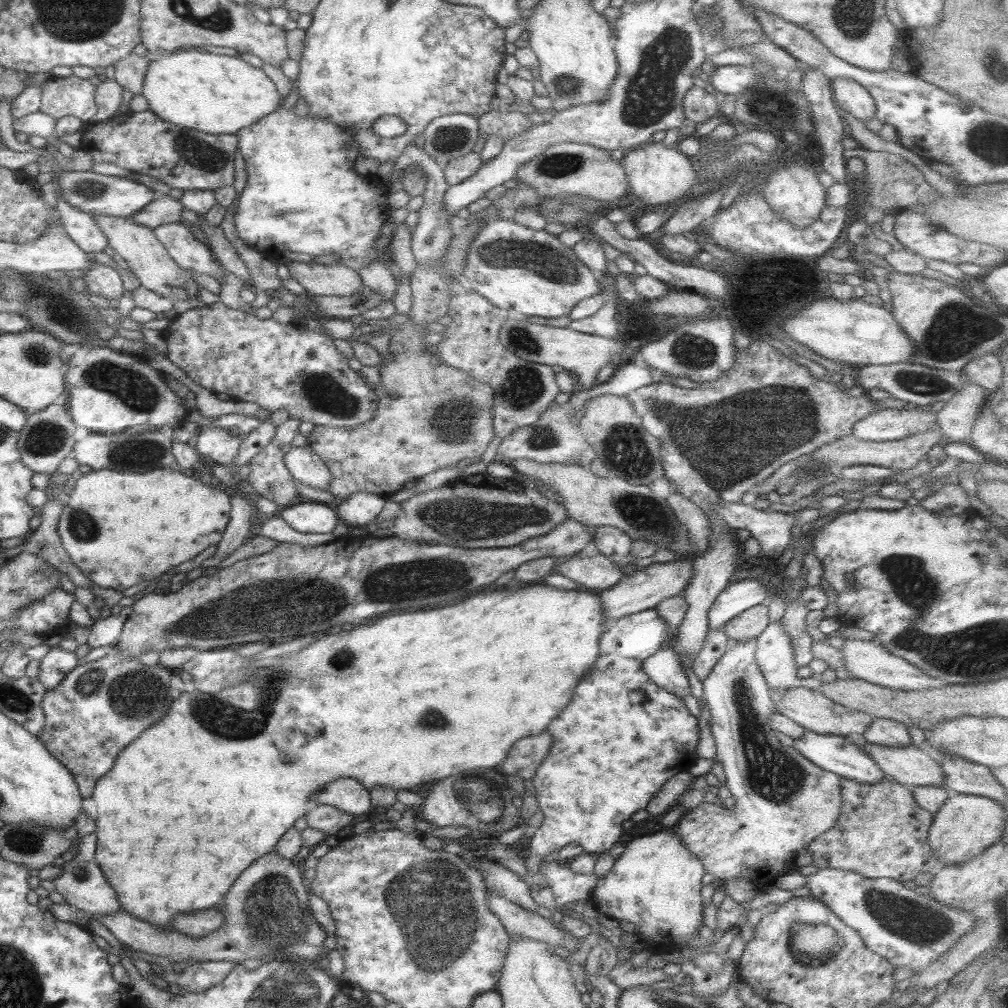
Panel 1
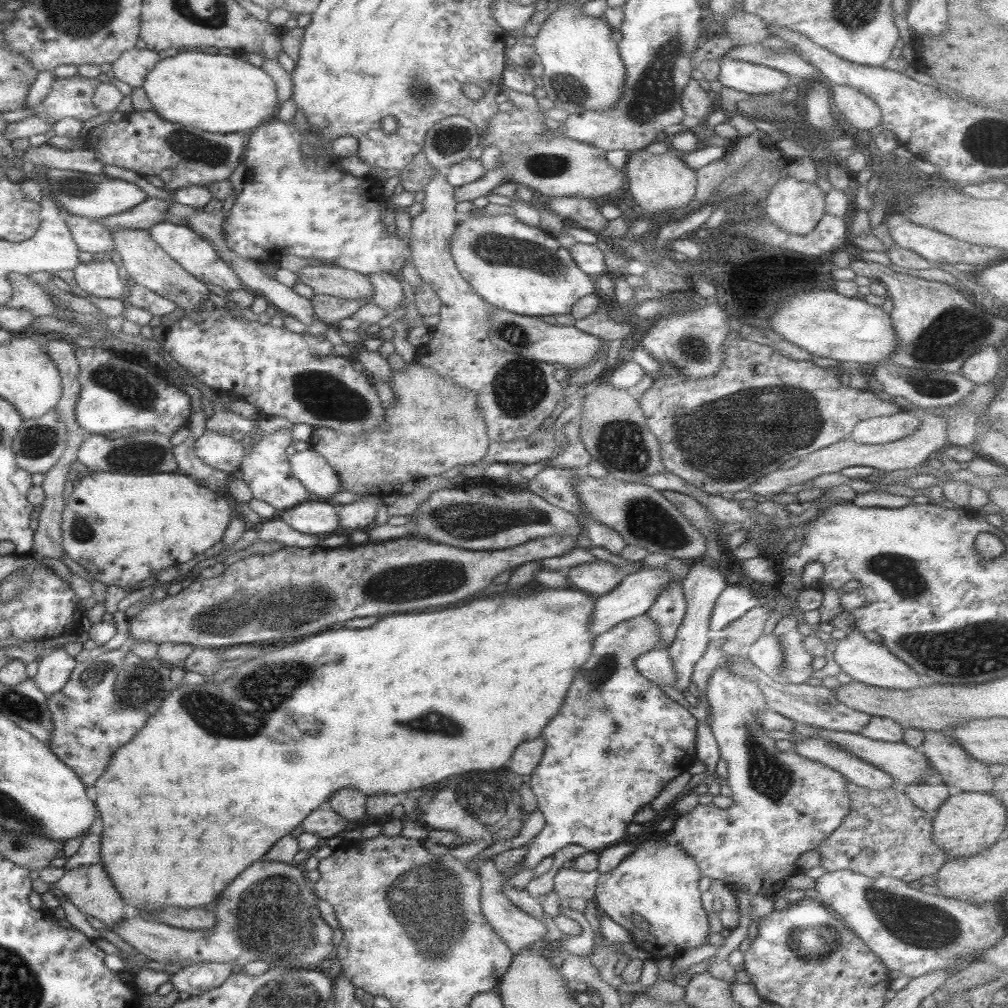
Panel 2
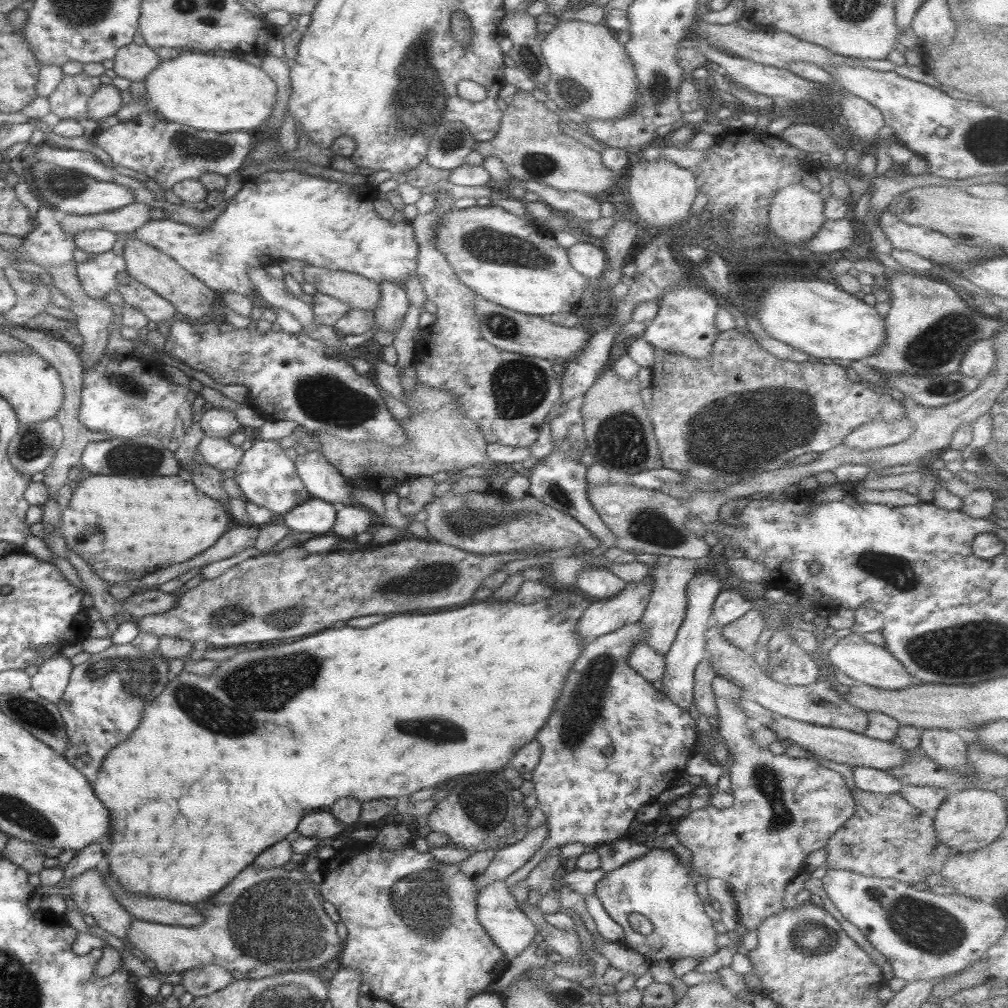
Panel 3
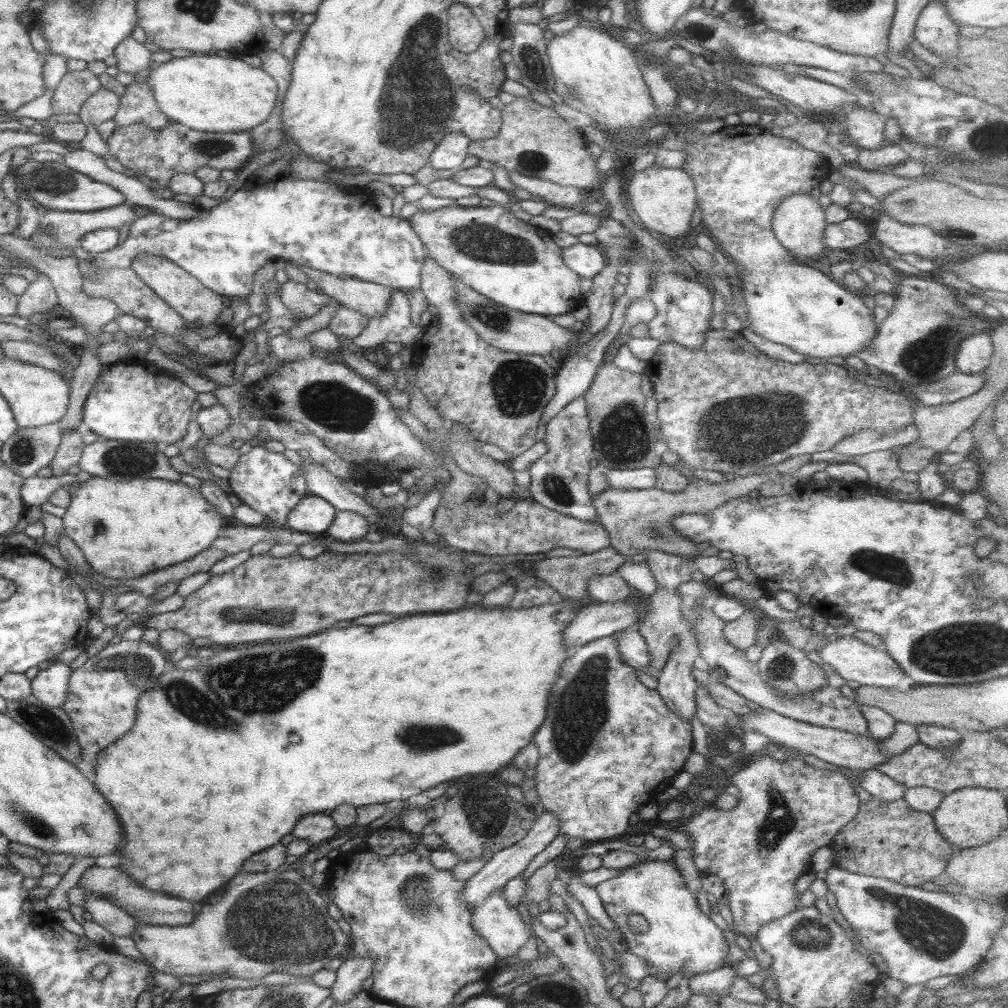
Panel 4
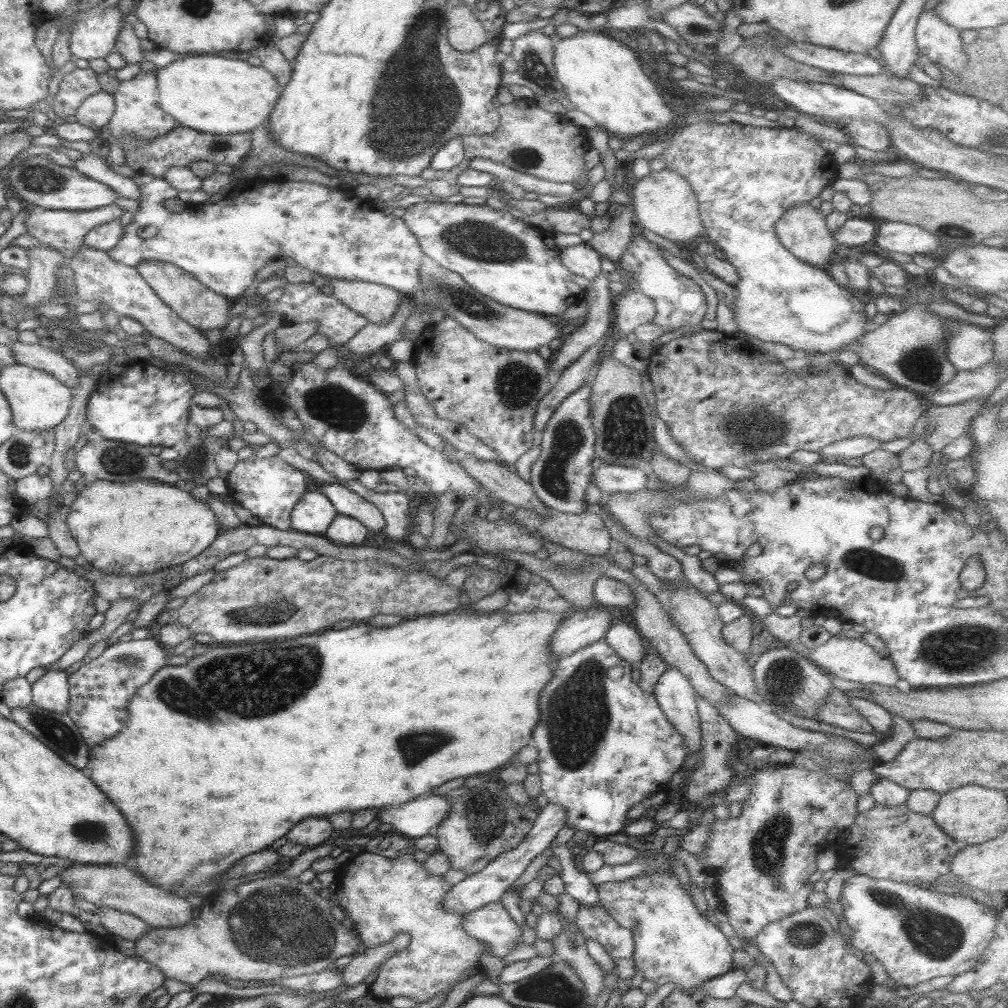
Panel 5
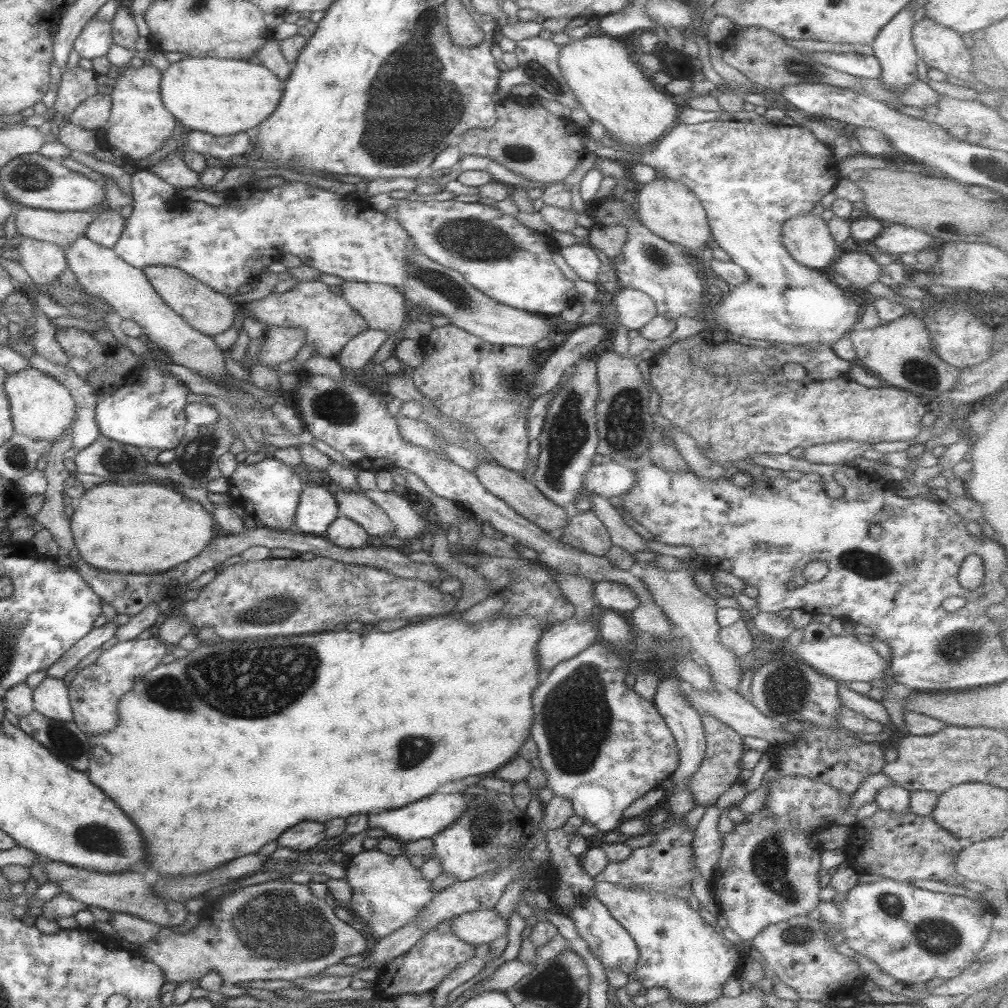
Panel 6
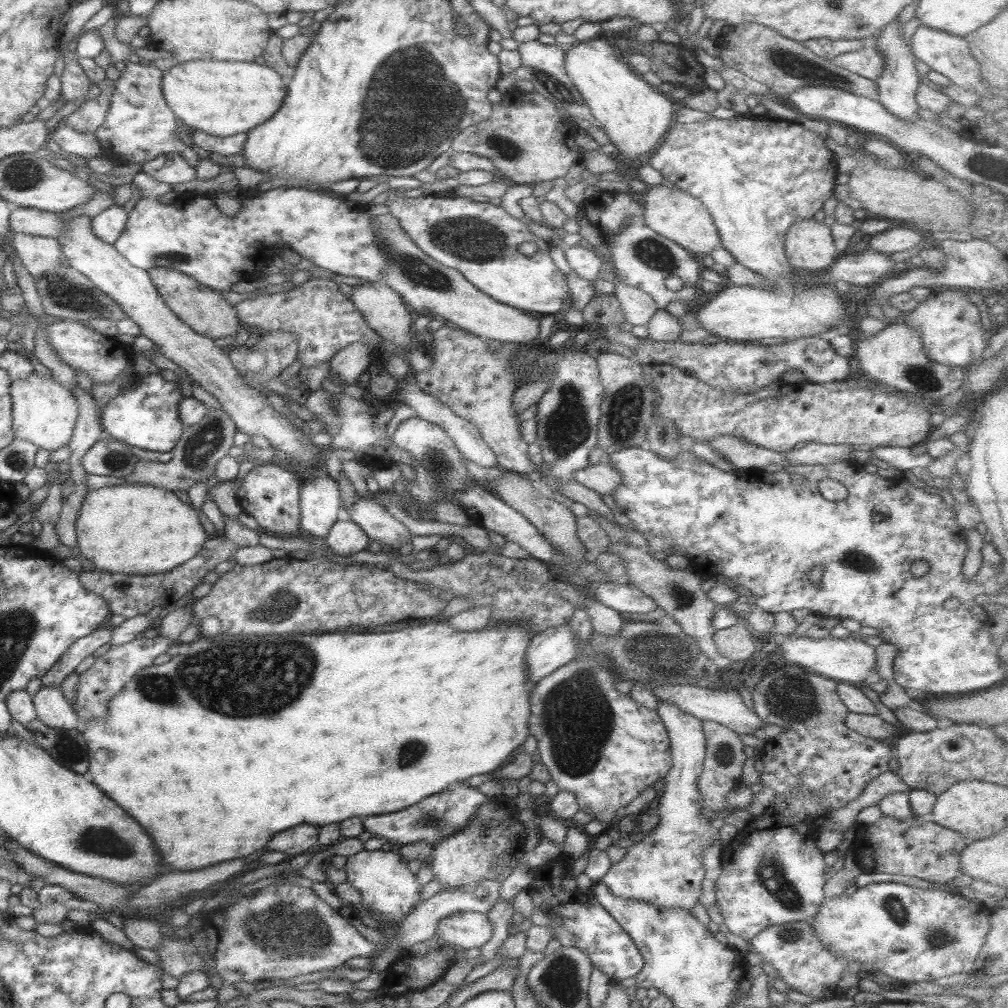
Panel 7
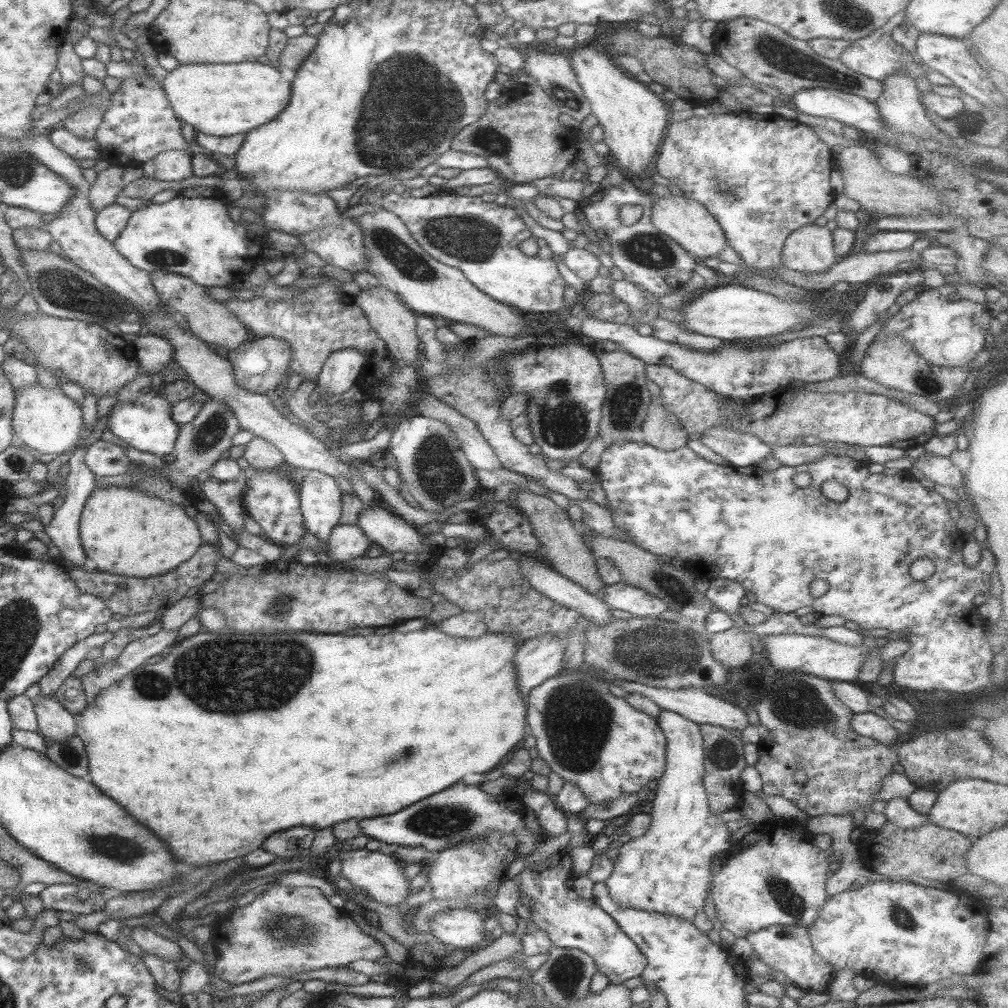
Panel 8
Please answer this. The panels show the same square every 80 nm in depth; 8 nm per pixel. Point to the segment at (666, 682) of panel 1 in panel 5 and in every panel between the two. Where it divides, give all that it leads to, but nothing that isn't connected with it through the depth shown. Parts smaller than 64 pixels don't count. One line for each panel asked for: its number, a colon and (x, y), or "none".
2: (654, 665)
3: (646, 662)
4: (630, 645)
5: (623, 639)

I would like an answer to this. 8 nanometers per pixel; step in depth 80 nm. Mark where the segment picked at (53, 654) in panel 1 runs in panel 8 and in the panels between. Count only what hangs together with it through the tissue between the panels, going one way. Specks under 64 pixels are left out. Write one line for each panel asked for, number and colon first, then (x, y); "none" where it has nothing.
2: (52, 671)
3: (49, 681)
4: (49, 685)
5: (50, 692)
6: (50, 697)
7: (51, 708)
8: (54, 723)

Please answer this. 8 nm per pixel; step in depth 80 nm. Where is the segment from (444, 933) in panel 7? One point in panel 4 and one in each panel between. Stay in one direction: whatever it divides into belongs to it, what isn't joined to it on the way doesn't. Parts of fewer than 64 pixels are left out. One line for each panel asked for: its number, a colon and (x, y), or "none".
4: (498, 924)
5: (490, 924)
6: (478, 927)

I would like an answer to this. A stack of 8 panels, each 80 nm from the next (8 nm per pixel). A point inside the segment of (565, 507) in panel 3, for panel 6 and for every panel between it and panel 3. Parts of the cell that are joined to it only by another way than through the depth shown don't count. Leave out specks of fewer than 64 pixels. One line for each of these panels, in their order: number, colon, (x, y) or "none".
4: (558, 478)
5: (559, 476)
6: (567, 440)

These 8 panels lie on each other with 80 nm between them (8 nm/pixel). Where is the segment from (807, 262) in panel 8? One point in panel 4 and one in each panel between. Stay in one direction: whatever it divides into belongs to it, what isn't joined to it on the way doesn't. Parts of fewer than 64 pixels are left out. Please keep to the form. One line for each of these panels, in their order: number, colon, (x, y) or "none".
4: (798, 222)
5: (801, 230)
6: (806, 238)
7: (808, 245)

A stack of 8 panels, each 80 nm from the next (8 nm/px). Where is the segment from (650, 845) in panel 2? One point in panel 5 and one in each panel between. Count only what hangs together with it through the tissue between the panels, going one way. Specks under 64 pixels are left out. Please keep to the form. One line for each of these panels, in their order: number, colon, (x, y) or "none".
3: (657, 886)
4: (679, 936)
5: (673, 942)

